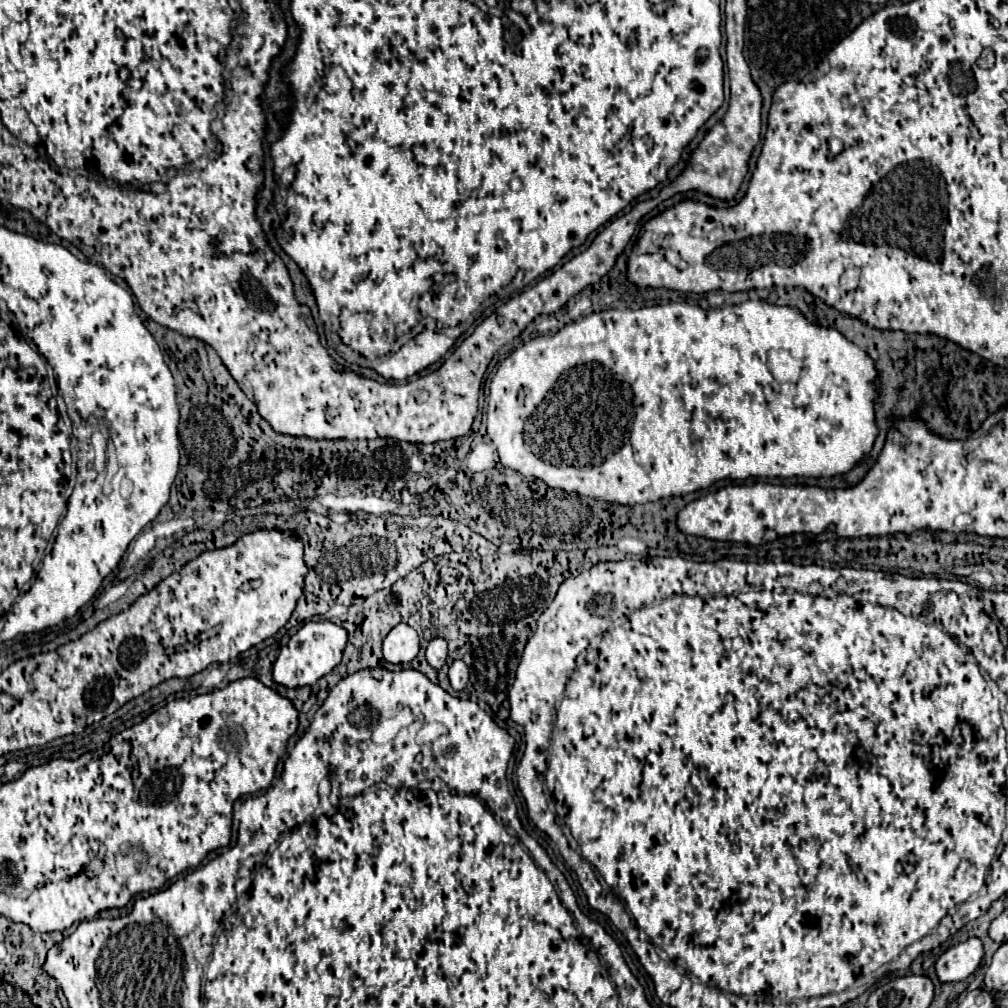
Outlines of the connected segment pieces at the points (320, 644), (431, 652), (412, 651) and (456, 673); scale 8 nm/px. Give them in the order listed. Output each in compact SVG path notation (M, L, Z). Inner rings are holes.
M328 620L306 622L290 638L290 642L280 650L280 654L274 662L274 668L272 668L274 682L284 686L284 688L300 688L300 686L310 686L310 684L318 682L322 676L332 672L332 668L336 664L340 664L346 640L348 640L348 634L342 626L336 626Z
M444 638L430 640L430 644L426 646L426 660L434 670L440 670L446 664L448 654L446 654L446 640Z
M398 624L384 638L384 658L390 664L406 664L418 656L418 634L408 624Z
M454 660L450 664L450 684L454 690L464 690L464 686L468 684L468 666L462 660Z

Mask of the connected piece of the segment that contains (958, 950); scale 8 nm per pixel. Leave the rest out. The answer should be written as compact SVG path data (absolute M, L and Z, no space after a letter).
M970 938L966 942L960 942L960 944L948 948L936 960L936 974L938 974L940 982L966 980L980 966L982 956L984 956L982 940Z

